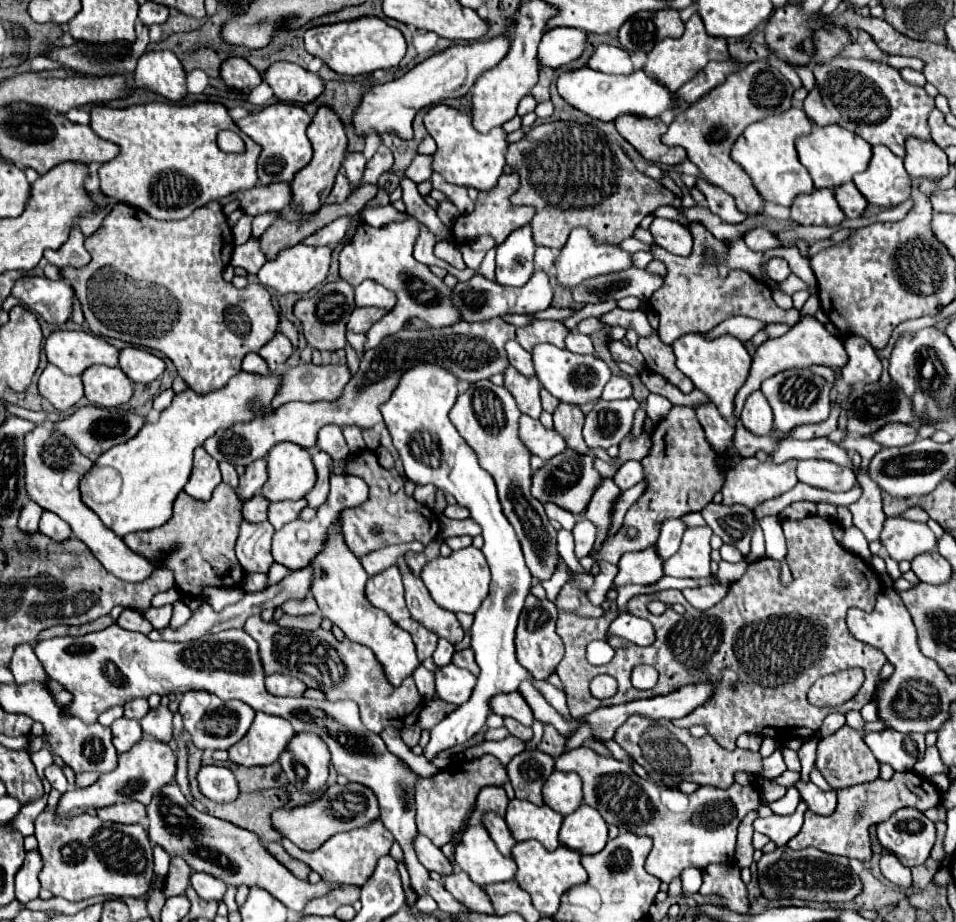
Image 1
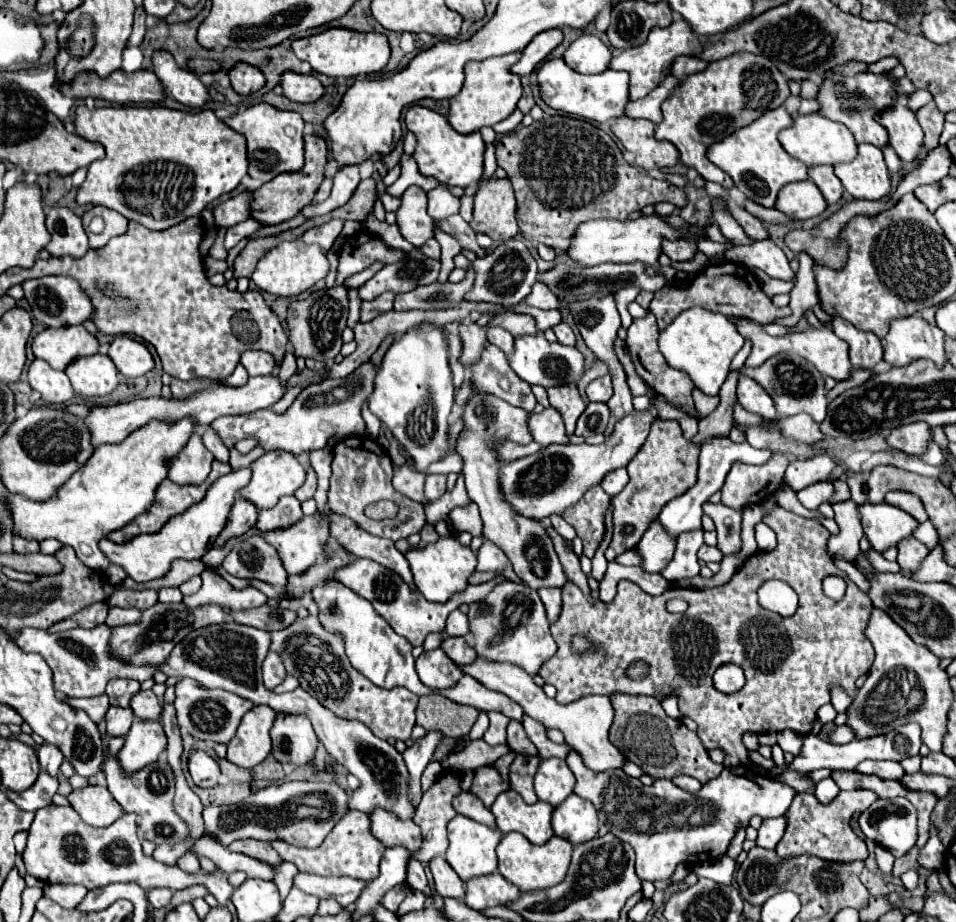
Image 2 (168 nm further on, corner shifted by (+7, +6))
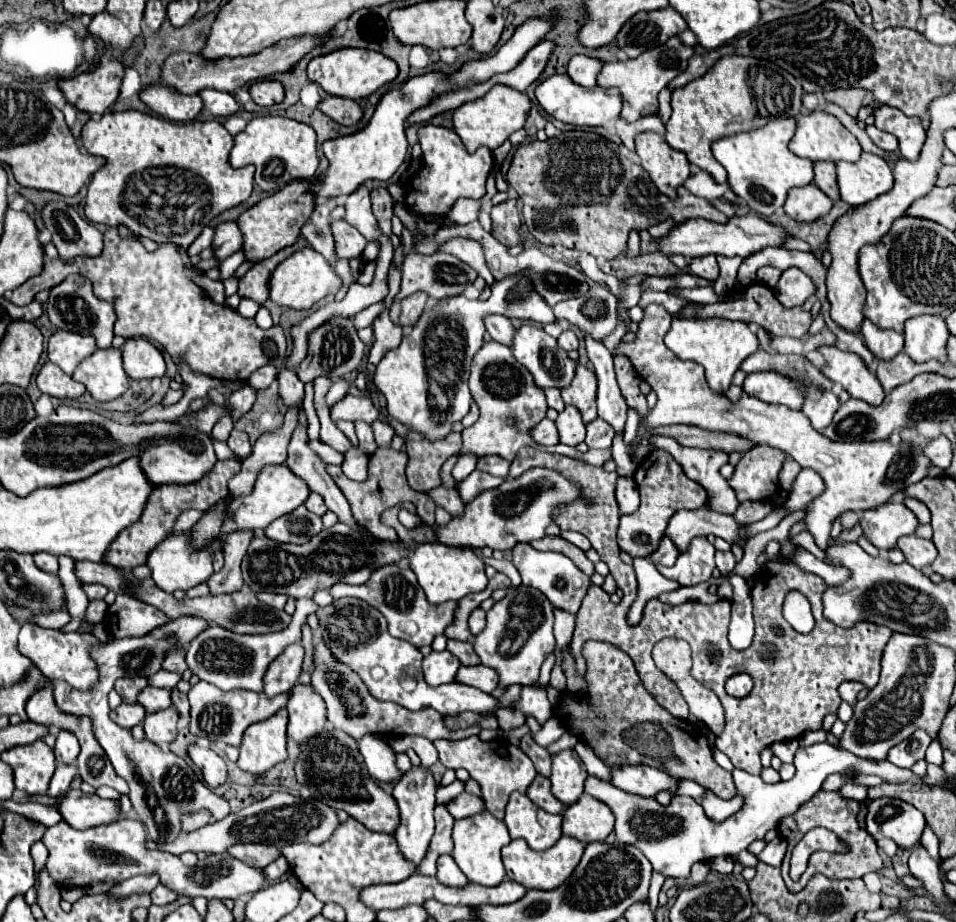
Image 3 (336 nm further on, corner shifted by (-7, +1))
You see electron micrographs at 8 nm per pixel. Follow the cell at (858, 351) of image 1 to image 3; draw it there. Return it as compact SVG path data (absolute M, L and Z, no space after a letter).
M864 319L860 327L860 335L866 341L866 347L872 351L872 355L882 361L894 359L900 353L900 349L904 347L902 335L898 335L896 331L882 331L874 327L874 323L870 323L868 319Z

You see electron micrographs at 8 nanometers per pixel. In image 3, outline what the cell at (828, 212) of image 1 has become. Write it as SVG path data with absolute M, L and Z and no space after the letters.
M808 185L806 189L794 189L790 191L786 203L784 203L784 211L800 223L812 223L820 217L824 217L830 209L832 209L832 199L828 195L822 193L822 189Z

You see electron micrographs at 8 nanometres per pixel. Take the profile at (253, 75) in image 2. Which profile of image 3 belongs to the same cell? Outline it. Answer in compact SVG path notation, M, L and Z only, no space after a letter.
M262 79L262 81L252 83L250 95L258 105L274 105L284 99L284 87L278 81Z

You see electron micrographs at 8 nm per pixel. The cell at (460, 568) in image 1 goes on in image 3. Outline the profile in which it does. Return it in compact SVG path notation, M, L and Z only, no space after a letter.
M422 543L410 557L410 569L416 573L430 603L458 601L468 593L482 591L488 583L484 567L484 561L470 547L448 547L444 543Z

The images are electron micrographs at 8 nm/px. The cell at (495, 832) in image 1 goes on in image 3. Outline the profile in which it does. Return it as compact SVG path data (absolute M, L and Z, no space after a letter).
M462 793L456 799L452 799L448 805L448 811L454 815L454 819L464 819L464 817L472 817L476 813L484 813L486 805L482 801L482 797L470 795L470 793Z

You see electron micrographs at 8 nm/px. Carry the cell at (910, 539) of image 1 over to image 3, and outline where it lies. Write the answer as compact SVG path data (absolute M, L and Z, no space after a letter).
M888 501L880 507L866 509L862 513L860 525L872 545L876 545L878 549L890 551L896 547L900 537L914 535L920 523L904 503Z

